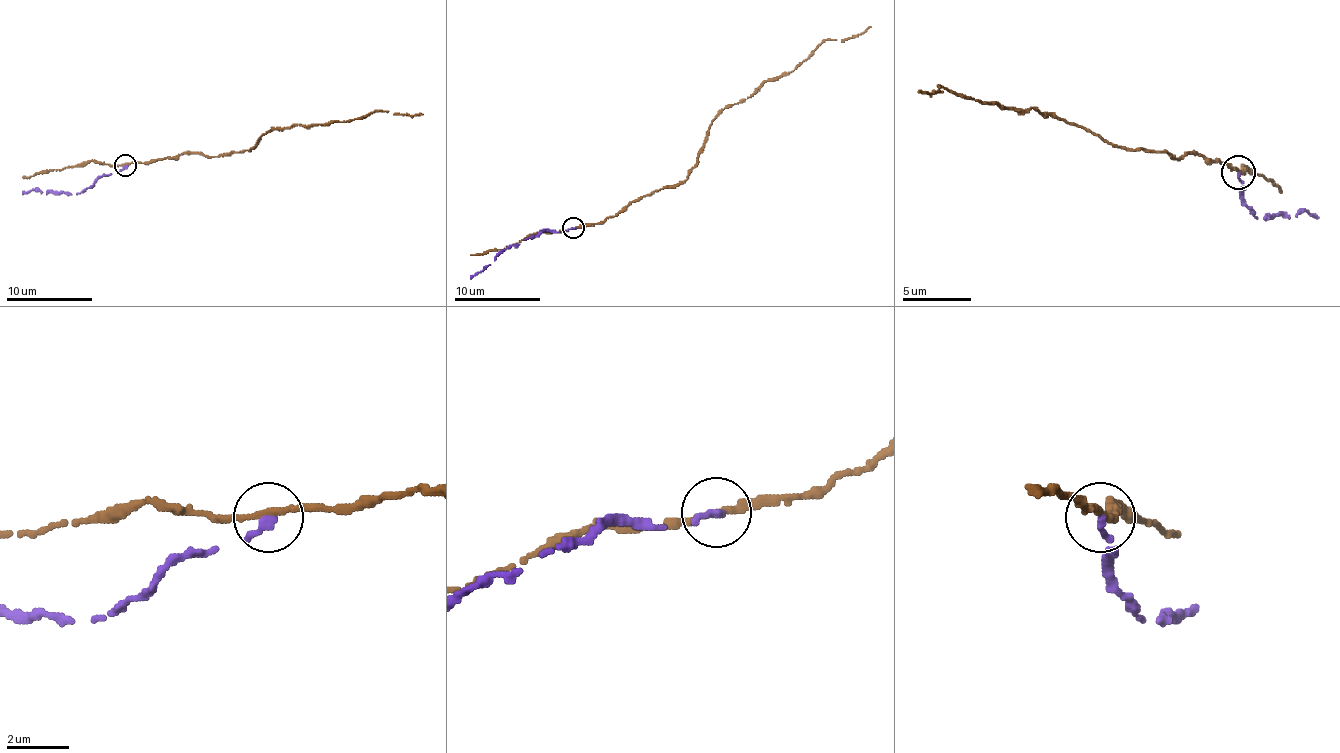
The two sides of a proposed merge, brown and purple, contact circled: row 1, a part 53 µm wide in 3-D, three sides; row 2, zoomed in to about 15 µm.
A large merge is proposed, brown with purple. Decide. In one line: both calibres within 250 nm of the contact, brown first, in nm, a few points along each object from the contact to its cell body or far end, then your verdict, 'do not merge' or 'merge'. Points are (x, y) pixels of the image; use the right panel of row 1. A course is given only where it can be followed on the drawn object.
200/280 nm | brown via (1237, 170), (1196, 153), (1179, 159), (1113, 146), (1038, 108), (1003, 108), (938, 87), (935, 94), (918, 91) | purple via (1237, 173), (1244, 183), (1254, 218), (1306, 211), (1319, 218) | do not merge

